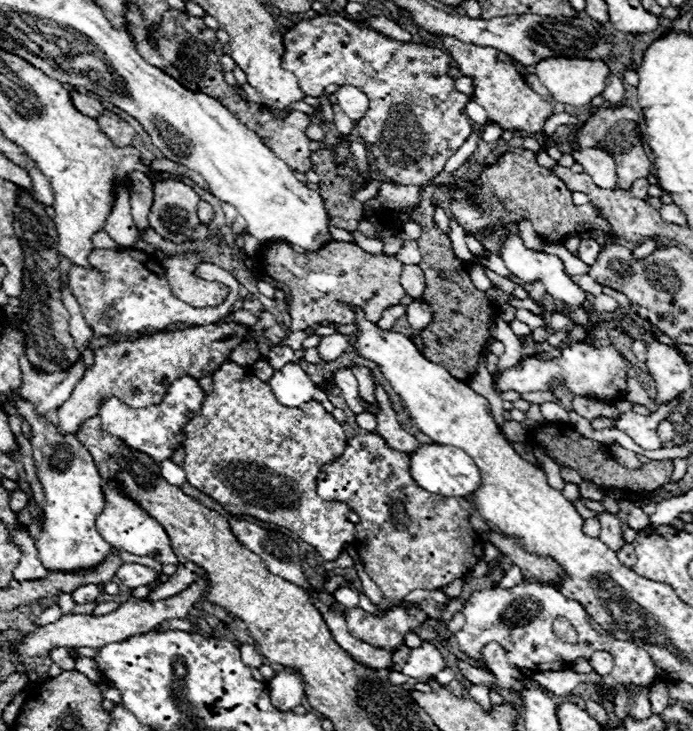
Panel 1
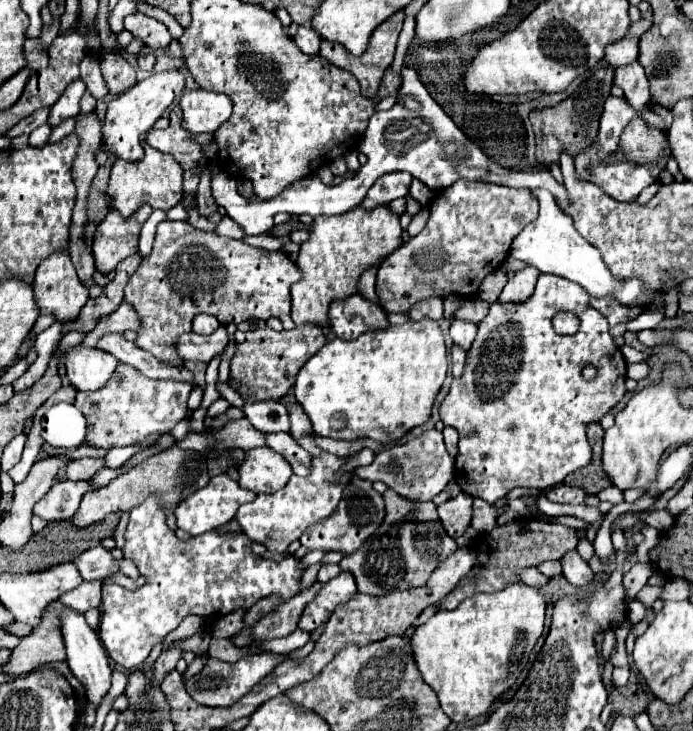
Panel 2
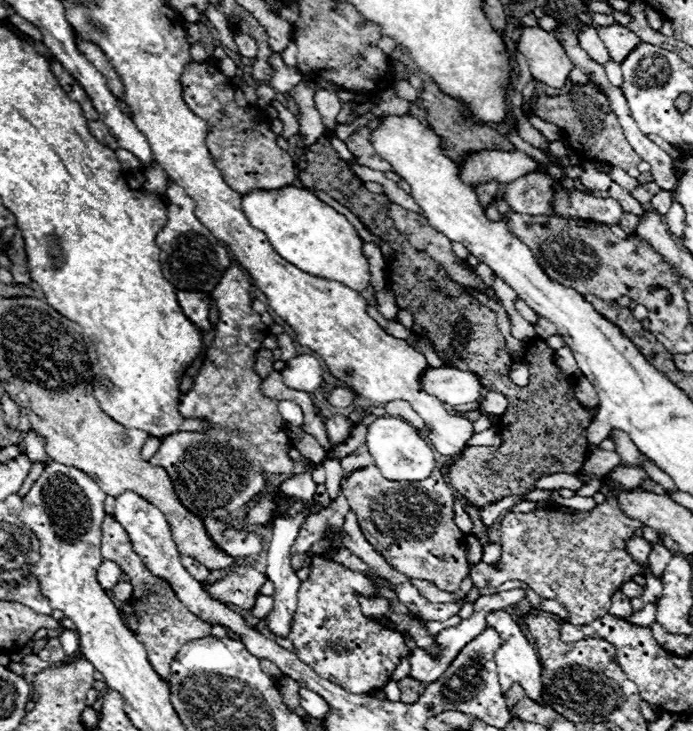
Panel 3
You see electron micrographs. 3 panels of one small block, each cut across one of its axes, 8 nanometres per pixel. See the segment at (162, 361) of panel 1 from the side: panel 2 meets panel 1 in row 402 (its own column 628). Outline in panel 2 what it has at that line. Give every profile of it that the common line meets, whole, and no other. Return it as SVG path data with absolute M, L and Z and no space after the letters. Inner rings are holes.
M638 60L616 68L614 70L614 84L624 90L624 98L628 100L628 104L634 110L642 110L646 104L650 104L648 78L646 78ZM632 120L622 132L620 154L614 158L626 158L634 162L656 162L662 156L666 138L660 130L650 130L644 120Z

